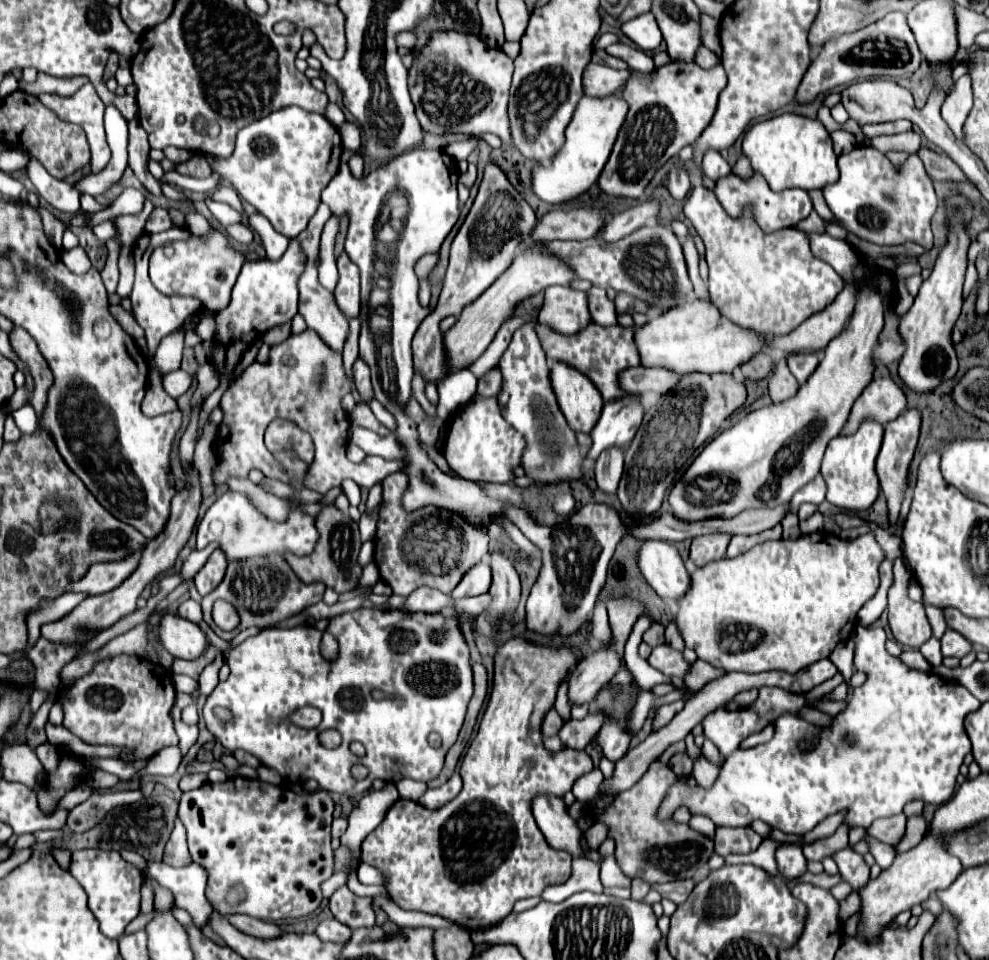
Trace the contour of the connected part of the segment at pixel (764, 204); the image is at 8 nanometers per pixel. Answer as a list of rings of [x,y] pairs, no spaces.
[[[753,172],[751,178],[743,180],[739,178],[737,174],[729,174],[725,178],[721,178],[717,184],[715,184],[715,196],[717,200],[721,202],[721,206],[725,208],[725,212],[733,218],[741,218],[745,208],[751,210],[751,216],[755,220],[755,224],[771,234],[771,232],[777,232],[777,230],[783,230],[783,228],[789,228],[789,226],[797,226],[801,220],[805,220],[811,210],[813,210],[813,204],[811,204],[811,198],[807,196],[805,190],[801,188],[789,188],[789,190],[781,190],[781,192],[773,192],[765,182],[761,182],[761,176],[757,172]]]

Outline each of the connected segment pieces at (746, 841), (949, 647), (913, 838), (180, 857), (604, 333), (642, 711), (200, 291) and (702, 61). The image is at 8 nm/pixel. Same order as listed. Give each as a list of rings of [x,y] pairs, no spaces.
[[[717,828],[715,832],[715,852],[719,856],[727,854],[749,854],[761,844],[761,836],[751,828]]]
[[[947,630],[941,638],[941,650],[943,650],[943,656],[963,658],[973,652],[973,644],[967,638],[963,638],[959,632]]]
[[[923,814],[911,816],[911,818],[907,820],[907,834],[905,834],[905,838],[901,840],[901,844],[899,844],[895,850],[897,850],[897,852],[905,852],[905,850],[913,848],[913,844],[919,844],[921,838],[923,838],[925,828],[927,828],[927,822],[925,822]]]
[[[181,820],[175,822],[175,828],[171,832],[171,838],[165,846],[165,856],[163,856],[163,862],[167,862],[169,866],[189,866],[193,860],[191,860],[191,854],[187,850],[187,840],[185,840],[185,828],[181,824]]]
[[[535,322],[535,332],[541,340],[541,346],[547,354],[547,360],[549,362],[563,362],[567,366],[573,366],[581,374],[589,376],[589,380],[601,392],[605,402],[609,402],[613,398],[627,396],[625,392],[621,392],[621,388],[617,384],[617,372],[623,368],[631,368],[631,366],[639,364],[637,348],[633,344],[633,328],[625,328],[619,324],[605,328],[605,326],[599,326],[595,322],[589,322],[581,332],[575,332],[575,336],[565,336],[561,332],[555,332],[547,324]]]
[[[687,688],[677,689],[675,692],[667,694],[667,696],[657,696],[657,694],[653,694],[651,690],[639,690],[639,692],[637,692],[637,704],[635,704],[633,718],[631,718],[631,720],[635,720],[635,722],[631,722],[631,730],[635,730],[633,734],[637,734],[637,732],[641,730],[647,714],[649,714],[653,708],[659,708],[659,706],[669,704],[669,702],[673,702],[673,700],[682,699],[683,694],[685,694],[687,690]]]
[[[213,228],[213,234],[209,232],[205,238],[191,234],[189,240],[155,248],[149,260],[149,276],[159,292],[199,298],[207,310],[217,312],[229,304],[231,288],[239,276],[243,262],[245,256],[233,248],[229,238],[221,230]]]
[[[701,45],[697,48],[697,52],[695,52],[695,62],[701,68],[711,68],[711,66],[715,66],[719,62],[719,58],[711,50],[707,50],[707,48]]]

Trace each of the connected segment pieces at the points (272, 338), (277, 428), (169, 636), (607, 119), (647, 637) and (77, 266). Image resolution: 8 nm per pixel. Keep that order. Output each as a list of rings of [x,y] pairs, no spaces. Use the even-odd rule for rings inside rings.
[[[283,324],[283,328],[271,328],[271,330],[267,330],[267,332],[261,336],[261,340],[263,340],[265,344],[269,344],[269,346],[281,344],[285,338],[289,338],[289,326],[291,326],[291,324]]]
[[[273,420],[265,432],[265,444],[267,448],[275,452],[283,452],[291,448],[299,460],[305,464],[311,464],[314,459],[314,444],[307,432],[295,428],[295,424],[287,420]]]
[[[165,614],[157,626],[157,636],[161,646],[175,658],[195,660],[201,656],[207,638],[201,628],[181,616]]]
[[[621,92],[609,94],[605,98],[597,96],[583,96],[575,108],[575,114],[565,130],[565,144],[561,152],[555,154],[553,160],[535,164],[533,168],[533,192],[549,204],[561,204],[571,198],[577,198],[579,194],[587,192],[599,178],[611,148],[617,140],[617,134],[625,122],[629,104],[623,100]]]
[[[651,624],[649,630],[643,634],[643,642],[647,642],[651,648],[665,644],[665,638],[663,638],[663,626],[661,626],[661,624]]]
[[[77,246],[73,250],[63,250],[61,252],[61,260],[63,264],[73,272],[73,274],[85,274],[89,268],[91,268],[91,262],[87,258],[87,252]]]

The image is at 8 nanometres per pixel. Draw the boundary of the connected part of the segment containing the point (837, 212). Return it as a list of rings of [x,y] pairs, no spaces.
[[[855,146],[849,154],[839,156],[839,172],[839,180],[823,188],[837,224],[879,246],[915,242],[925,250],[933,248],[931,218],[939,200],[919,156],[909,156],[899,170],[879,150],[871,146]]]

